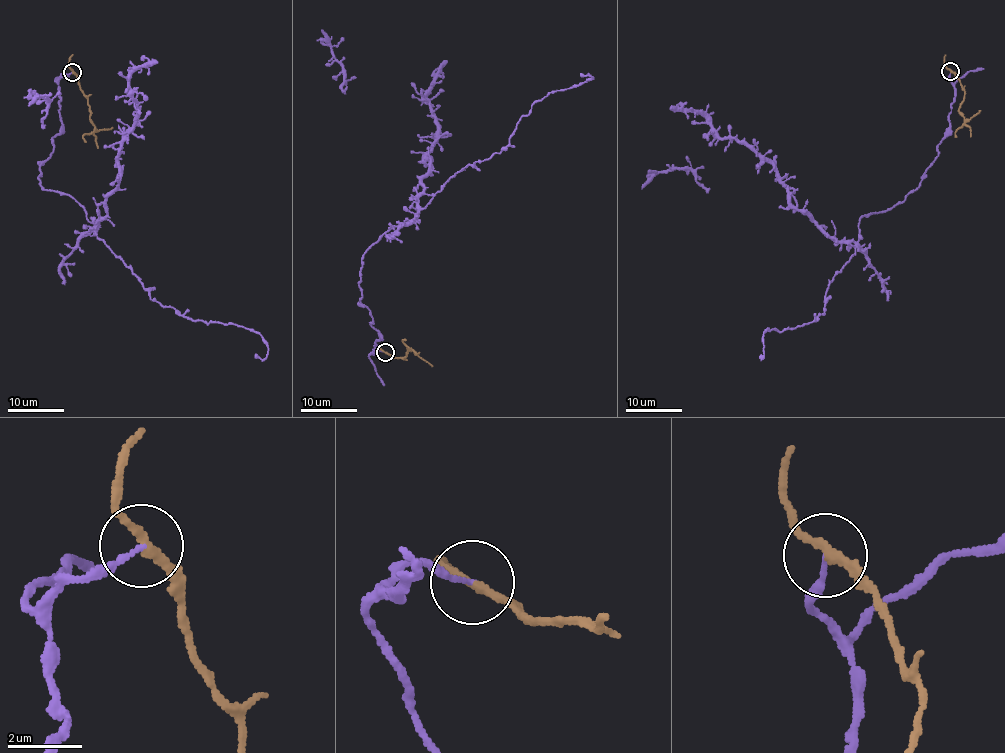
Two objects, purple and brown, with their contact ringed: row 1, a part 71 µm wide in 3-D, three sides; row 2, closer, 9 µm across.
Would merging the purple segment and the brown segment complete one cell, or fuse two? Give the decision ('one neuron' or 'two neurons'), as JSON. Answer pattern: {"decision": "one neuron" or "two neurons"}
{"decision": "two neurons"}

